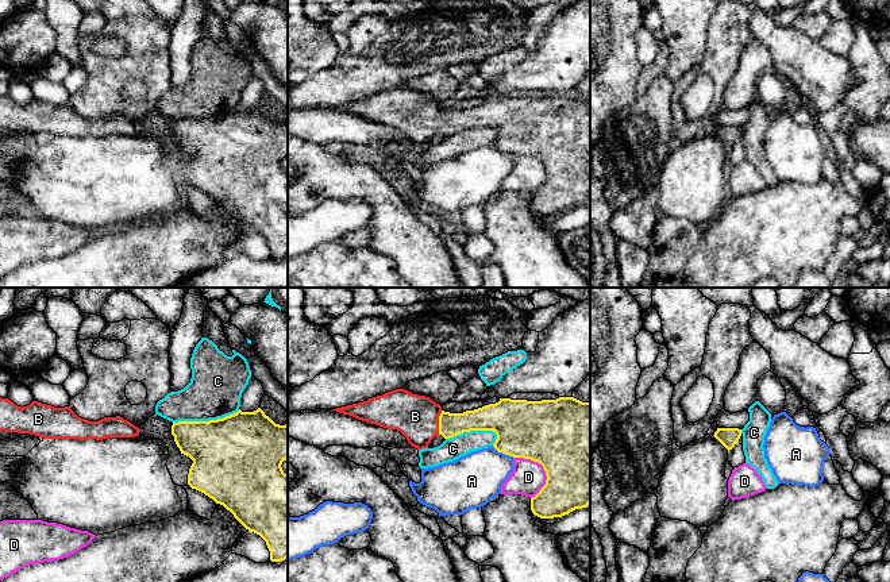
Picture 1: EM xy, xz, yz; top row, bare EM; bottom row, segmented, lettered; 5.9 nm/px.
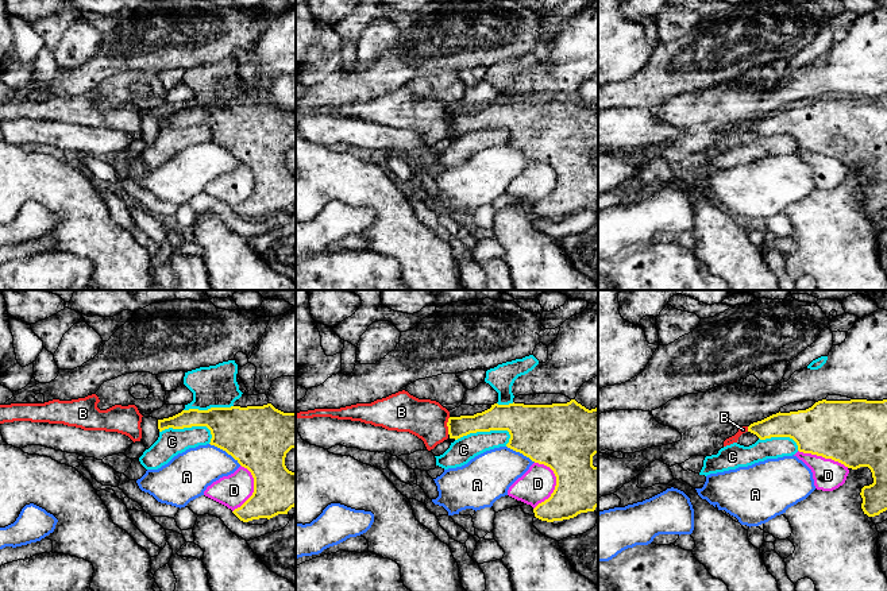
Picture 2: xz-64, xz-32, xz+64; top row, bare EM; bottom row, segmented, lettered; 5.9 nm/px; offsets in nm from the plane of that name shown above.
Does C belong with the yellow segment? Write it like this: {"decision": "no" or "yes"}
{"decision": "no"}

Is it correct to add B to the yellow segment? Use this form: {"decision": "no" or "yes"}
{"decision": "yes"}

